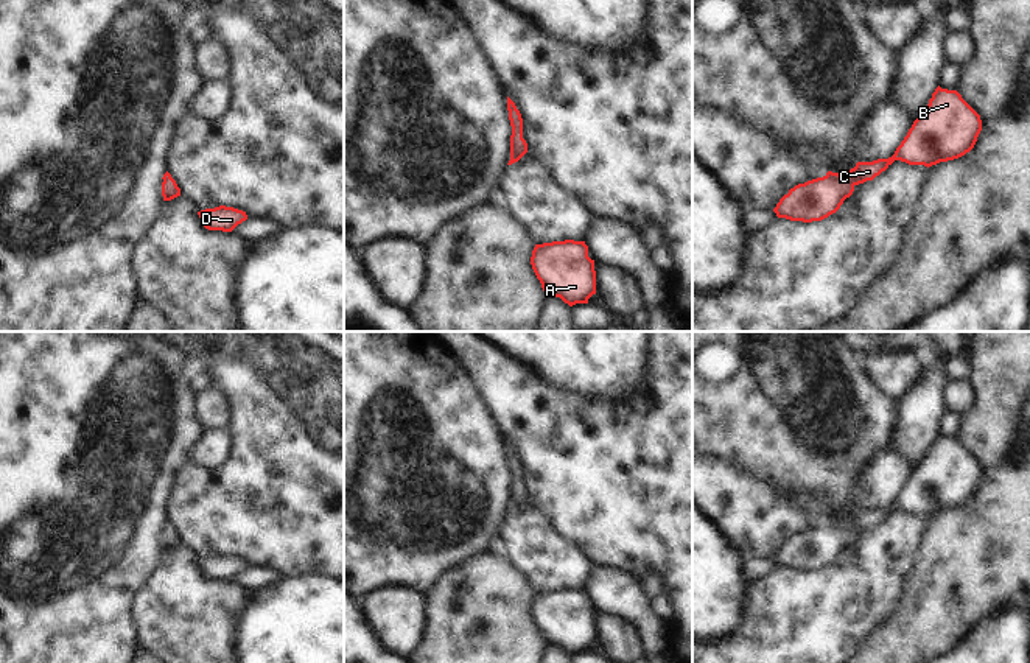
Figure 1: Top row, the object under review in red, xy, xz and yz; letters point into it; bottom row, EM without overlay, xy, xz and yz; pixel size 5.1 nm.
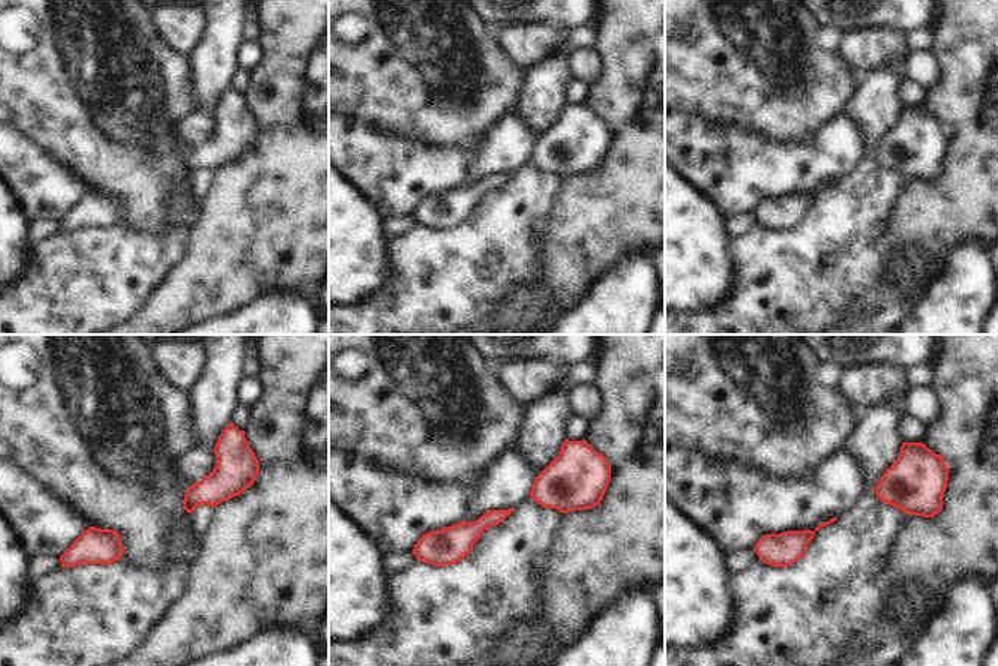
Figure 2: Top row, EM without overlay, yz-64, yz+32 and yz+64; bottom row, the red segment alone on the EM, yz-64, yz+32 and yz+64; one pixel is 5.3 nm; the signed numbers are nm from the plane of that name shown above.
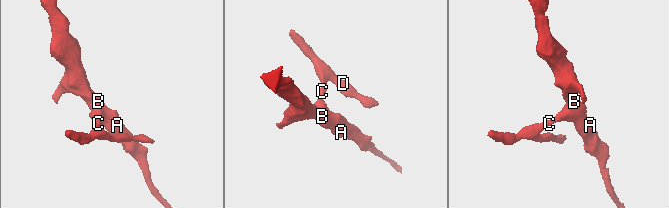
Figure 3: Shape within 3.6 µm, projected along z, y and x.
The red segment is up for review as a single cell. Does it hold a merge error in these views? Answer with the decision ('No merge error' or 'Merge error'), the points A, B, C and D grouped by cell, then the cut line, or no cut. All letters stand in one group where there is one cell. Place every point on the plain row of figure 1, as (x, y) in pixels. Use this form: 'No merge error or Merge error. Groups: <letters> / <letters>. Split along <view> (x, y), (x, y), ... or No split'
No merge error. Groups: A B C D. No split

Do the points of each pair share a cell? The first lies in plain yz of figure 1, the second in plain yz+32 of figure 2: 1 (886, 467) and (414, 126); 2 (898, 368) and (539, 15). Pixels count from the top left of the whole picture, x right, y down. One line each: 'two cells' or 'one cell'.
1: two cells
2: two cells

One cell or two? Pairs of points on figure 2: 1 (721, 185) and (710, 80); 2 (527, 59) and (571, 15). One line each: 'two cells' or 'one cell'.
1: two cells
2: two cells

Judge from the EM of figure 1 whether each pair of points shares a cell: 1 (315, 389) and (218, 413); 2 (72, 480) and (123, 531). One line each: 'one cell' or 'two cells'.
1: two cells
2: one cell

